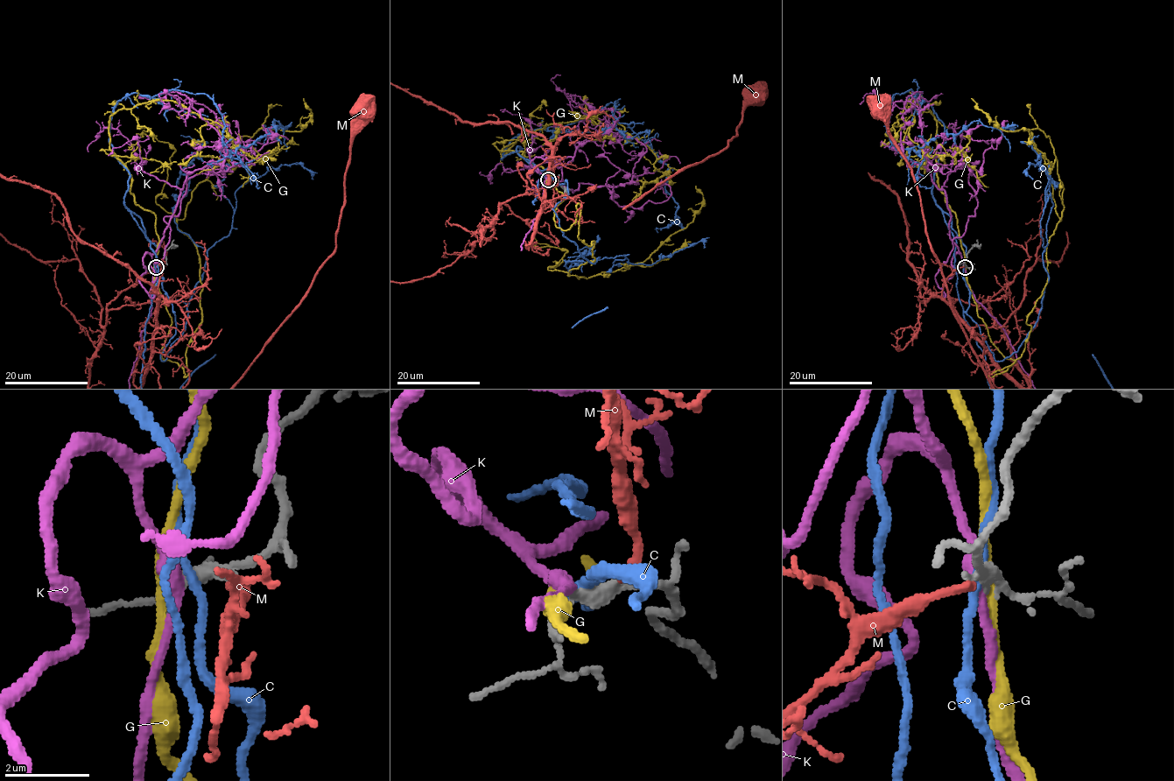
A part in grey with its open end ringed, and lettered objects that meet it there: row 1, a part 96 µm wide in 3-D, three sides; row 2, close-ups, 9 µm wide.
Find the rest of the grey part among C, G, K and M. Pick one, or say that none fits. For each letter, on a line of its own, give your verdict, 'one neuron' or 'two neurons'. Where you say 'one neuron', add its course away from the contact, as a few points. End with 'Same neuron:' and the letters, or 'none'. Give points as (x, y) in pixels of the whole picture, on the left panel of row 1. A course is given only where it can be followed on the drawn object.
C: two neurons
G: two neurons
K: two neurons
M: two neurons
Same neuron: none

